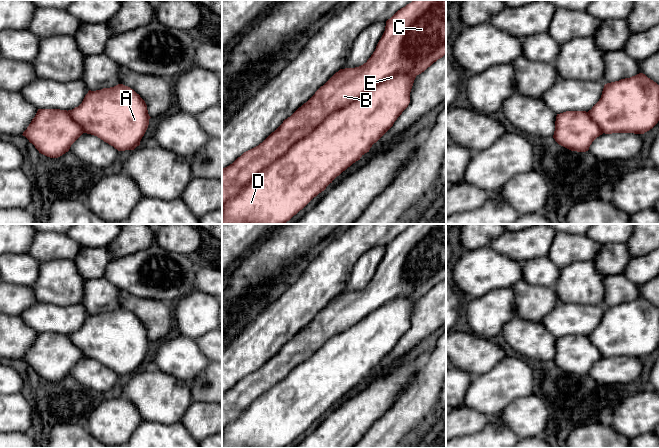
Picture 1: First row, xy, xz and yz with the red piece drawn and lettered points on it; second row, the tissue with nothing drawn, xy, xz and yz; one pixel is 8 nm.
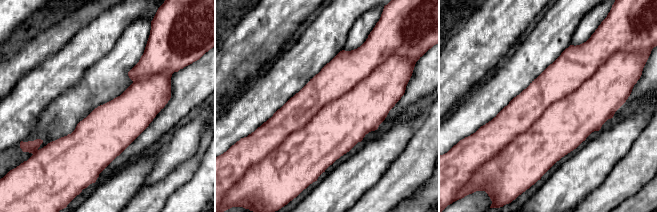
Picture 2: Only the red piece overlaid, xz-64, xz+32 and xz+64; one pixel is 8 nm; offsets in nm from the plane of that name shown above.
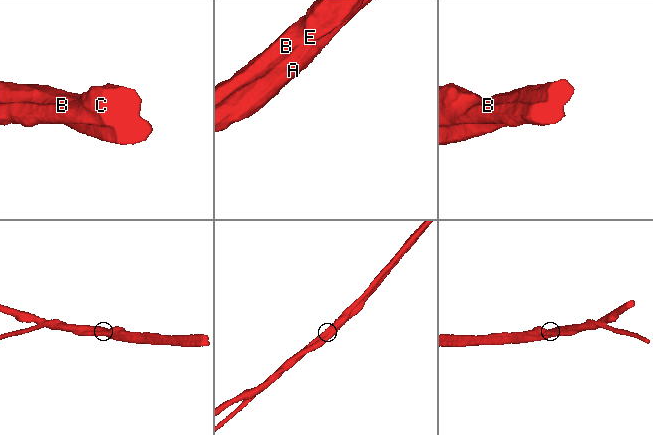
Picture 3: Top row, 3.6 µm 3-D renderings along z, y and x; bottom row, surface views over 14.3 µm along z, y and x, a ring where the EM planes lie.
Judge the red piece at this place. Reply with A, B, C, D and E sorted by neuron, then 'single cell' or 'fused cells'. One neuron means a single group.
groups A D E / B C; fused cells

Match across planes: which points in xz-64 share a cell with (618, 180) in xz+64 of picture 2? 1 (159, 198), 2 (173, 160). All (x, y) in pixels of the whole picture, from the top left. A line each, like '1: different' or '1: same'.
1: same
2: different

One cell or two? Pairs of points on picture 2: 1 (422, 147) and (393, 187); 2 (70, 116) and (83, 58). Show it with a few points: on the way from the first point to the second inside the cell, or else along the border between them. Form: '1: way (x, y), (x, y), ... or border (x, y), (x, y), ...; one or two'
1: way (419, 157), (416, 164), (403, 177); one
2: border (92, 66), (76, 84), (57, 97); two

